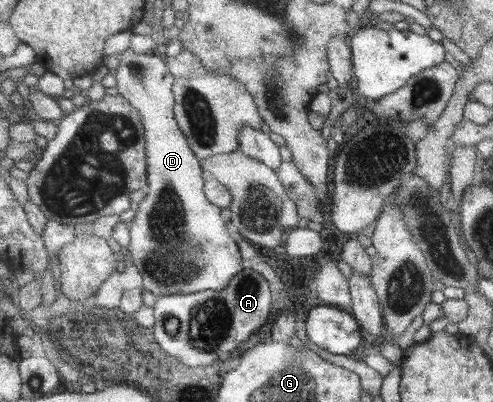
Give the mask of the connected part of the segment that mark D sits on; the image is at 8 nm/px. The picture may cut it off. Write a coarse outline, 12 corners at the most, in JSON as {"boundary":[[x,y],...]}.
{"boundary":[[119,54],[146,130],[131,261],[156,297],[223,290],[247,264],[176,120],[176,75]]}

